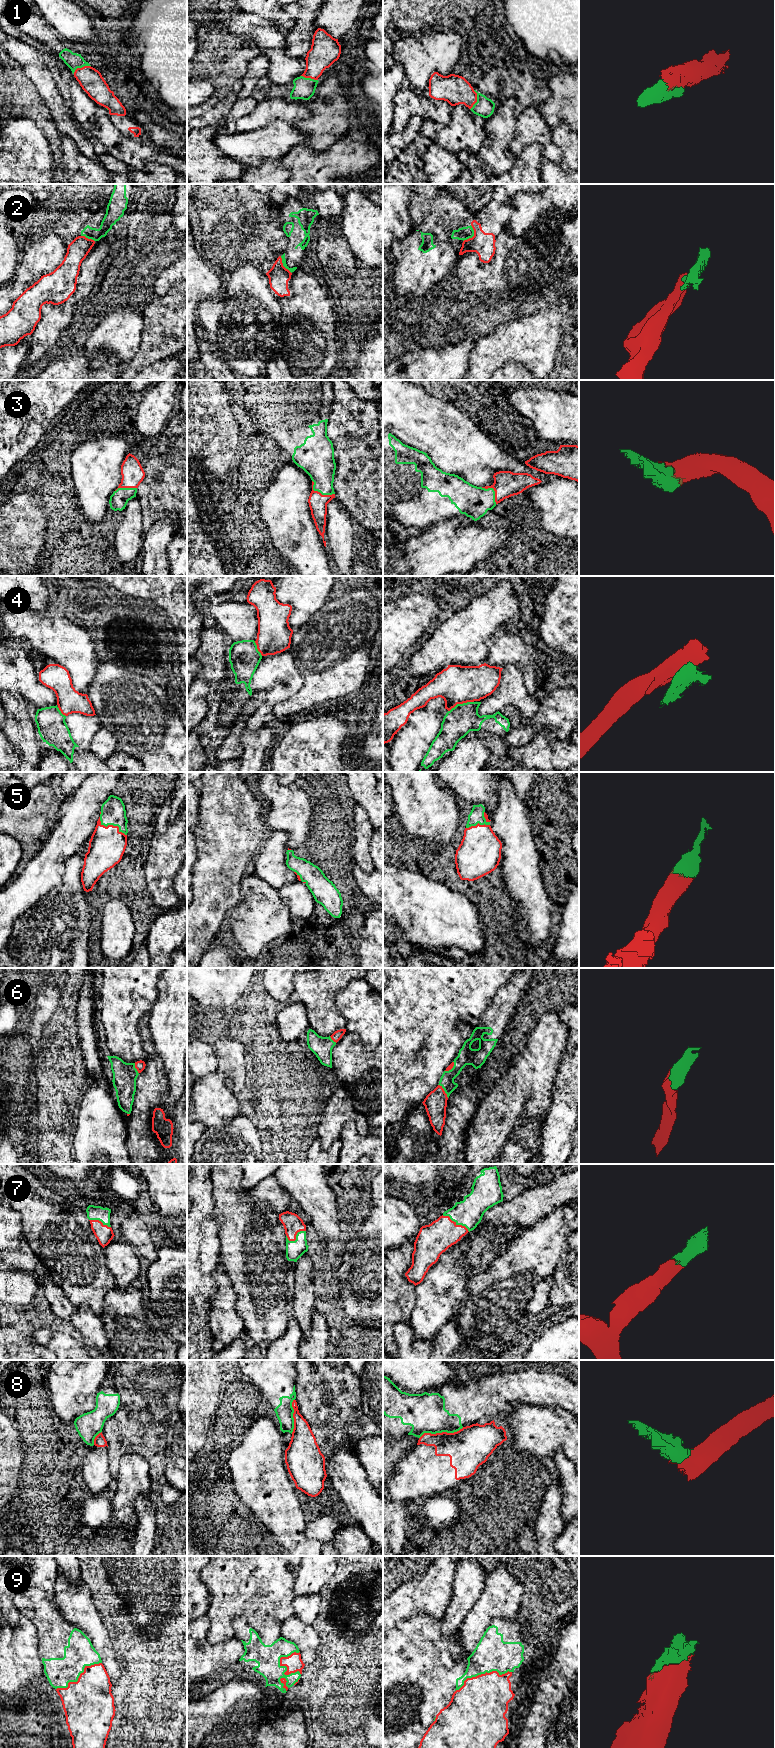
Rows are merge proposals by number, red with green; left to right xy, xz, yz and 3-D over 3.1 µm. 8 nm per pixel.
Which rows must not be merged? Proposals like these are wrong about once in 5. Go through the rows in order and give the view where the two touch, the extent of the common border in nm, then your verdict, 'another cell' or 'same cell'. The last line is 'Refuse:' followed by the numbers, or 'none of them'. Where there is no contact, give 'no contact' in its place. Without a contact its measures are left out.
1: meets red in xy; contact 160 nm long; same cell
2: meets red in yz; contact 150 nm long; another cell
3: meets red in xz; contact 220 nm long; same cell
4: meets red in yz; contact 220 nm long; same cell
5: meets red in xy; contact 260 nm long; same cell
6: meets red in yz; contact 140 nm long; same cell
7: meets red in yz; contact 260 nm long; same cell
8: meets red in yz; contact 380 nm long; another cell
9: meets red in yz; contact 480 nm long; same cell
Refuse: 2, 8

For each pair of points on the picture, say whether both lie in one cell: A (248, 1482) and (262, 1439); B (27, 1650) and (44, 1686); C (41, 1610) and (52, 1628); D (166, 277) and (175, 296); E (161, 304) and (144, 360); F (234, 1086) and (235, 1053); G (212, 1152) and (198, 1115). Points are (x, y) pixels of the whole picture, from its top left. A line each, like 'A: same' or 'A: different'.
A: same
B: different
C: different
D: different
E: same
F: same
G: different

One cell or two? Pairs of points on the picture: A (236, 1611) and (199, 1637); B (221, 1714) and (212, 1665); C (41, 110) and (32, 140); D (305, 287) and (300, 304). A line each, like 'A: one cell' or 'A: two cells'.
A: two cells
B: two cells
C: two cells
D: one cell

